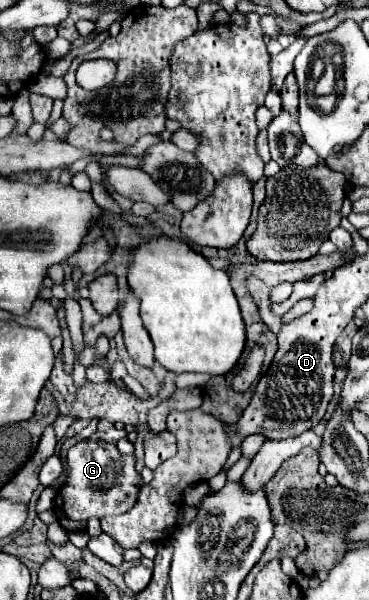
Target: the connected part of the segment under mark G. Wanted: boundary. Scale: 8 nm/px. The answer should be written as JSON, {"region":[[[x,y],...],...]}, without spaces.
{"region":[[[80,441],[68,451],[68,479],[58,489],[54,499],[54,513],[58,517],[58,523],[66,531],[84,531],[86,521],[90,517],[106,517],[106,515],[122,515],[136,503],[138,489],[144,485],[140,473],[134,469],[136,457],[134,455],[122,455],[114,443],[110,443],[110,455],[106,449],[106,443],[94,443],[94,441]]]}

